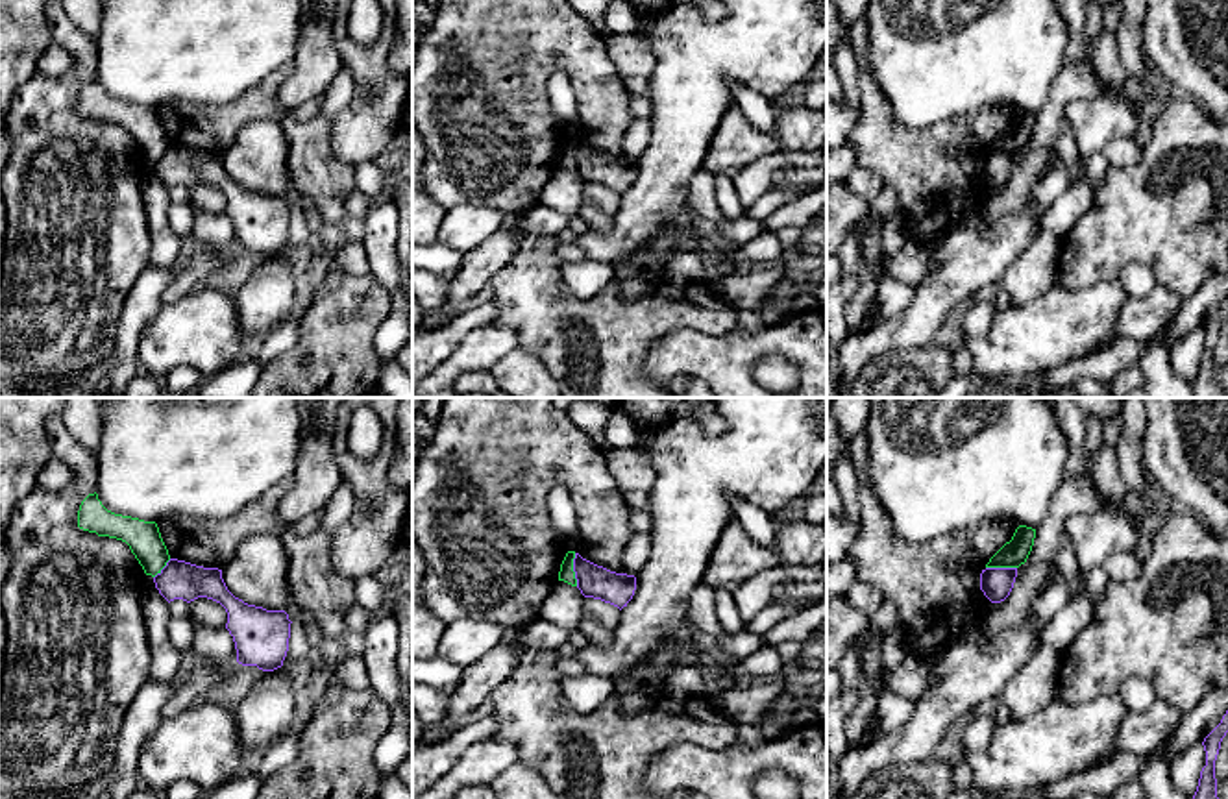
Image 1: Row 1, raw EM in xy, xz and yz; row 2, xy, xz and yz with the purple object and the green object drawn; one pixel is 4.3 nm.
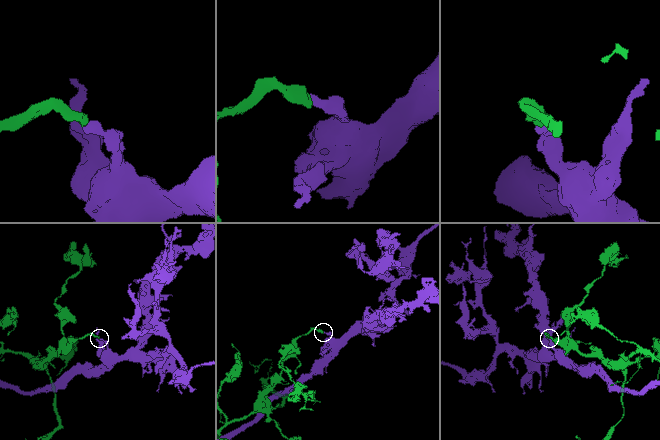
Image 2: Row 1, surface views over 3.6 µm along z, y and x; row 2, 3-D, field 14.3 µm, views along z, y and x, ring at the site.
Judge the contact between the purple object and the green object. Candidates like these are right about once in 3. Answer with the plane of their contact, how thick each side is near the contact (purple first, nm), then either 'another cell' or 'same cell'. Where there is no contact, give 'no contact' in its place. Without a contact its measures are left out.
xz | 140/70 nm | another cell

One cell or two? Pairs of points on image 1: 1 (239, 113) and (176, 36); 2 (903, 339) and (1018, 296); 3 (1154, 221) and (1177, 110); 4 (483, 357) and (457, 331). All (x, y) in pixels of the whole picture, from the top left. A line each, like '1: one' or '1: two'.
1: two
2: two
3: one
4: two

